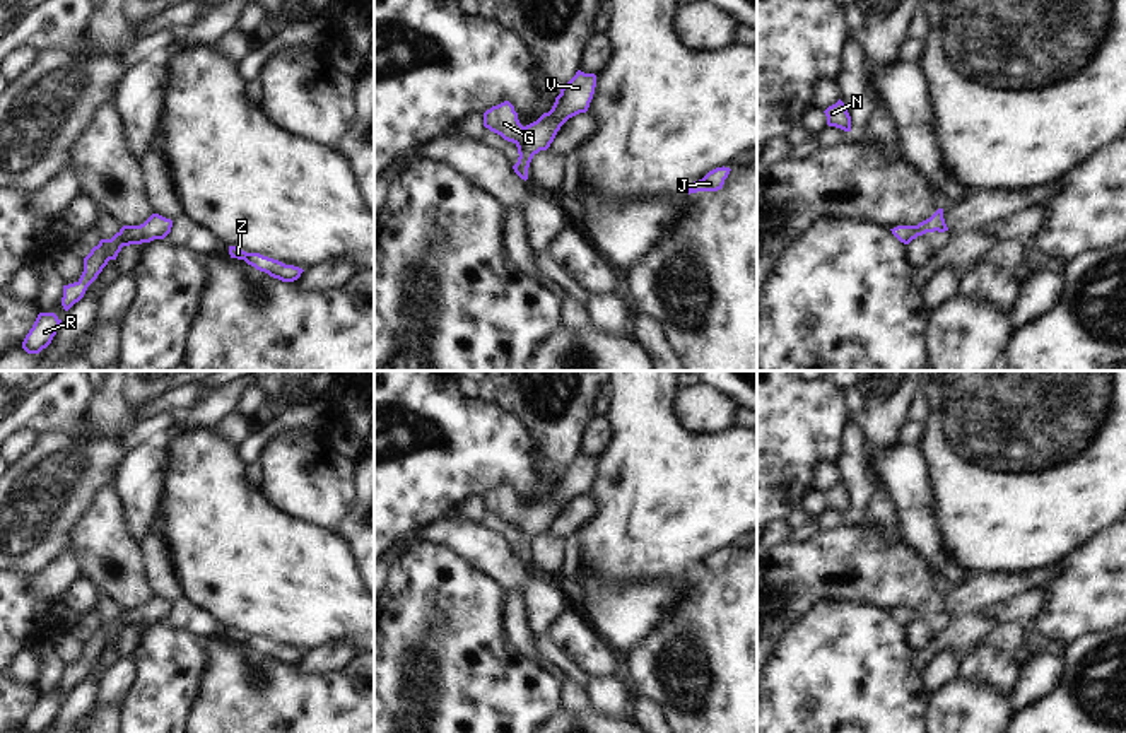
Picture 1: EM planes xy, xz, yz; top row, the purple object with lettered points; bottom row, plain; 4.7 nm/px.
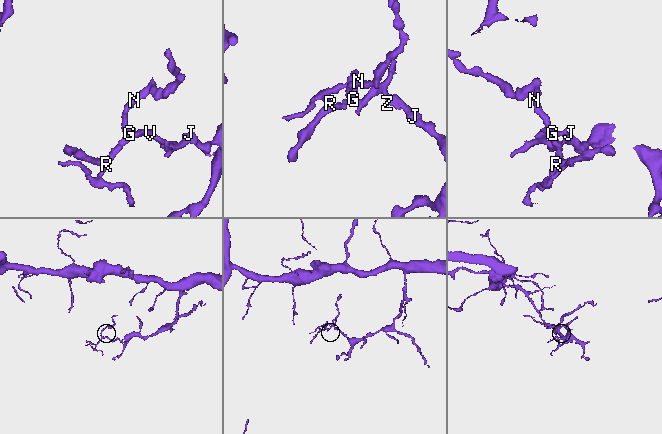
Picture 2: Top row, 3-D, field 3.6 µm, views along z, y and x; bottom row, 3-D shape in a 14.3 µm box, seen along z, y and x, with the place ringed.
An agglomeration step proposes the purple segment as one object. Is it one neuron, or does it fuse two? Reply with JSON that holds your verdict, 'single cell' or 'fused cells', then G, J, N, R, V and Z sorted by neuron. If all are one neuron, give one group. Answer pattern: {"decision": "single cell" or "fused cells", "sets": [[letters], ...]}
{"decision": "single cell", "sets": [["G", "J", "N", "R", "V", "Z"]]}

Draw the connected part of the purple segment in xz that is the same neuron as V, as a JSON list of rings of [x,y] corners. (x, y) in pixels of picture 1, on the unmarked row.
[[[581,453],[560,472],[548,496],[523,509],[509,484],[484,496],[484,509],[518,530],[518,545],[513,548],[521,562],[528,562],[528,550],[535,537],[547,533],[560,509],[572,499],[586,496],[596,470],[596,458]]]

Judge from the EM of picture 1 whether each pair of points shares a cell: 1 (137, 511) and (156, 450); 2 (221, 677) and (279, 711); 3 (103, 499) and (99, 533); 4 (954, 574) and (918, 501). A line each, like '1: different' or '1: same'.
1: same
2: same
3: same
4: same

